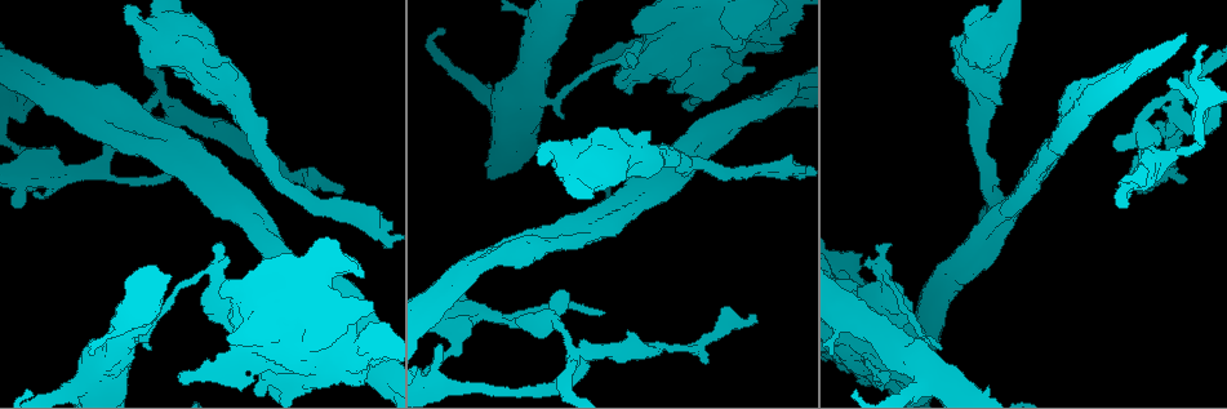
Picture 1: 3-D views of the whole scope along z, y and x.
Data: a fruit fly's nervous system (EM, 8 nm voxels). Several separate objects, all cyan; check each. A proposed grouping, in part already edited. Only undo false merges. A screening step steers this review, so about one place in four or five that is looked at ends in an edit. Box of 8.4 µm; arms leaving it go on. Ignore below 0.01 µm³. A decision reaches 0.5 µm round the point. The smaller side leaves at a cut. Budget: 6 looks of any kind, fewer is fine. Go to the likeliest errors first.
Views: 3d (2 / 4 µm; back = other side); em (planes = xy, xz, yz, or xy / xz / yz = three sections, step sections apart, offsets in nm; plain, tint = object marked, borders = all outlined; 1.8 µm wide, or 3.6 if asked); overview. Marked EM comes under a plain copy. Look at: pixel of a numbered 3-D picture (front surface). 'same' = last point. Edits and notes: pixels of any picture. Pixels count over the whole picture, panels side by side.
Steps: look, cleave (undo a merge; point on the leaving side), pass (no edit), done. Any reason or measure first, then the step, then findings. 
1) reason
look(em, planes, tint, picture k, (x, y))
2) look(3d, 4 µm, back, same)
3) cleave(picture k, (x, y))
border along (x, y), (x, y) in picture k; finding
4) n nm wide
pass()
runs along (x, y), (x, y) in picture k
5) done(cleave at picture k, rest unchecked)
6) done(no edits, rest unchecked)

sudden change in width
look(em, xy, step 8, tint, picture 1, (884, 280))

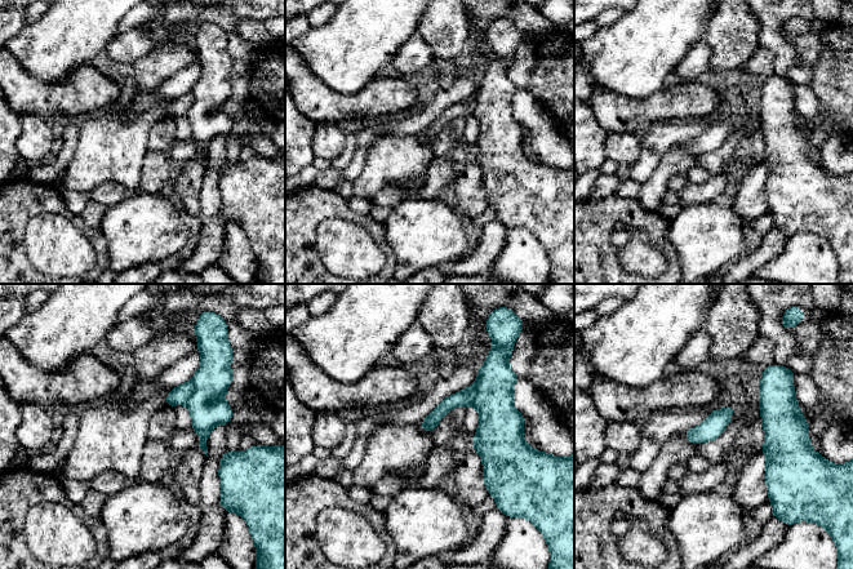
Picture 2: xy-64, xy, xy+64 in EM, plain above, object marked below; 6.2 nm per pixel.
look(em, planes, tint, same)

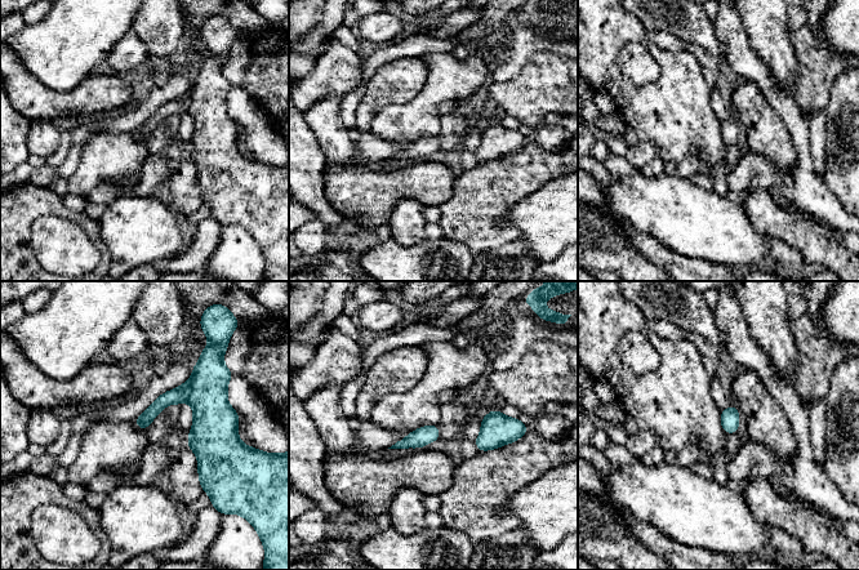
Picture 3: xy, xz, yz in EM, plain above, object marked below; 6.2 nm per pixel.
90 nm wide
cleave(picture 3, (179, 395))
a second cell is stuck on

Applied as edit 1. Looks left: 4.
thick turns thin
look(em, 3.6 µm, xz, step 8, tint, picture 1, (694, 53))

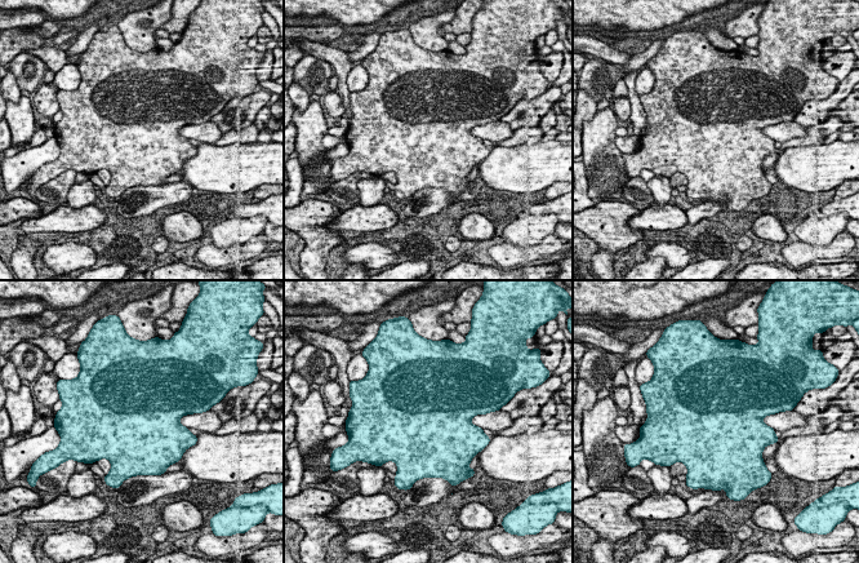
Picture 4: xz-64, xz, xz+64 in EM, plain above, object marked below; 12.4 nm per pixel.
another direction
look(em, 3.6 µm, planes, tint, same)

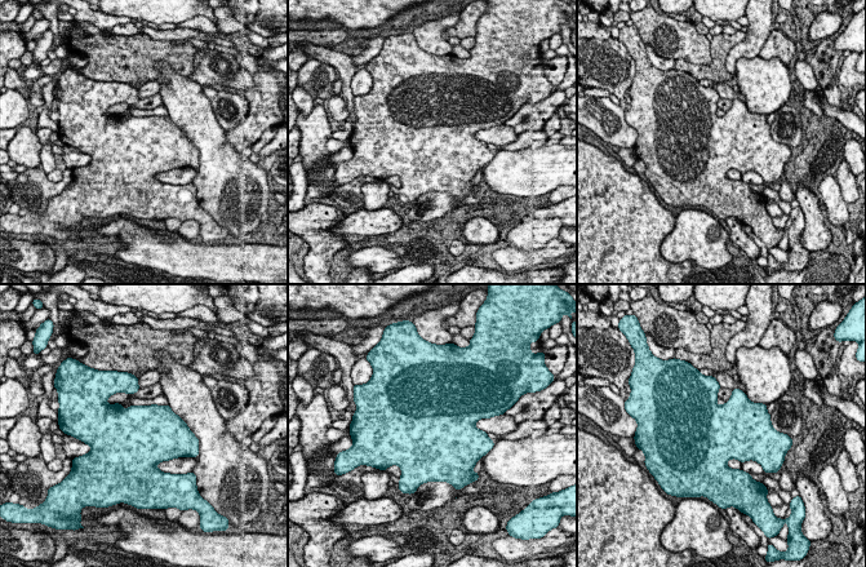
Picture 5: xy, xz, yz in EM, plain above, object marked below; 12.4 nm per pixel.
800 nm wide
pass()
one cell here

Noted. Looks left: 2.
sudden change in width
look(em, planes, tint, picture 1, (549, 318))

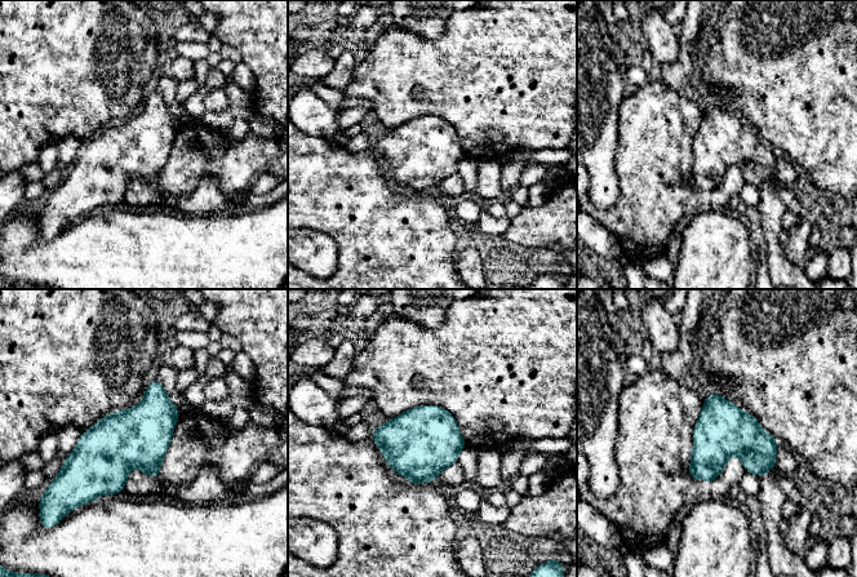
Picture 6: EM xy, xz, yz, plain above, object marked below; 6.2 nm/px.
pass()
continuous, no second cell

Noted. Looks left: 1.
done(cleave at picture 3, rest unchecked)

